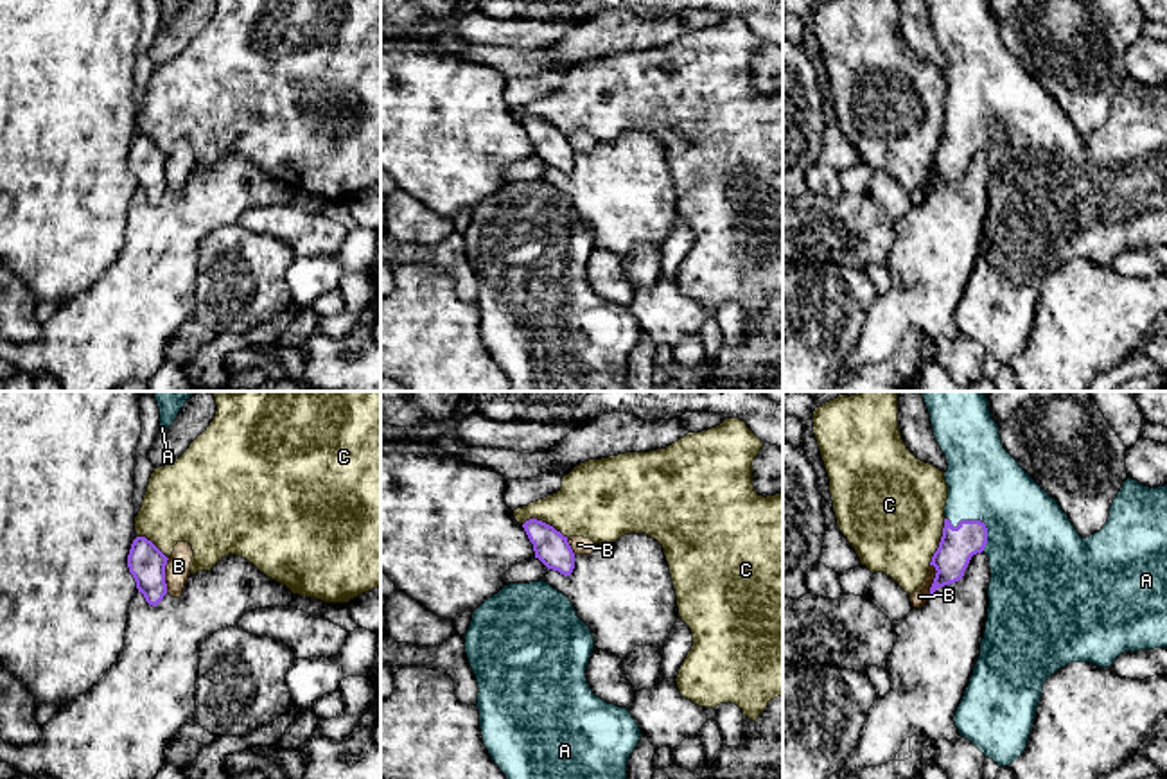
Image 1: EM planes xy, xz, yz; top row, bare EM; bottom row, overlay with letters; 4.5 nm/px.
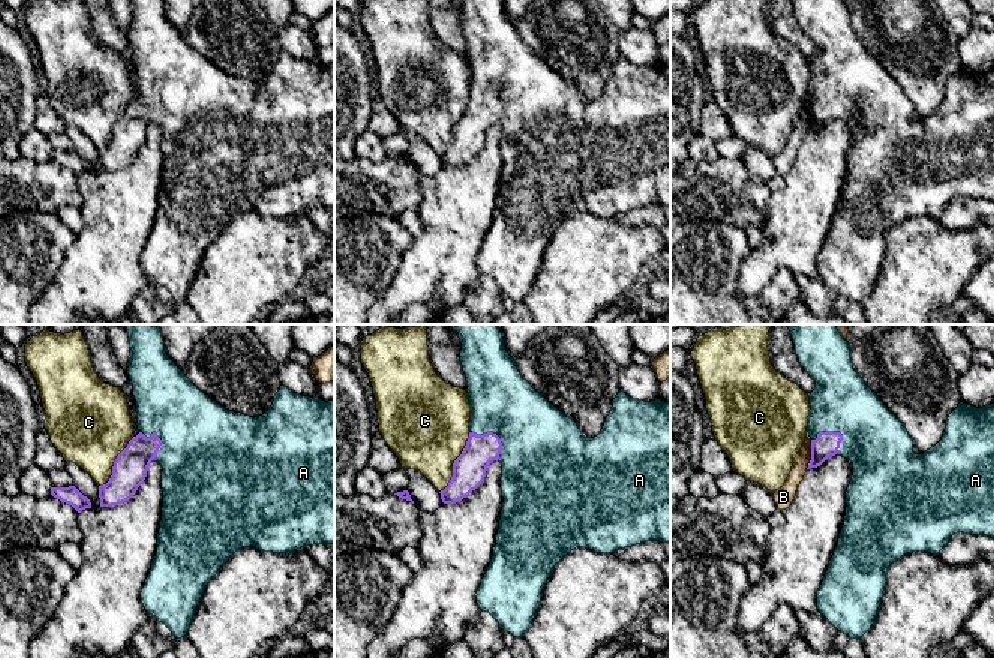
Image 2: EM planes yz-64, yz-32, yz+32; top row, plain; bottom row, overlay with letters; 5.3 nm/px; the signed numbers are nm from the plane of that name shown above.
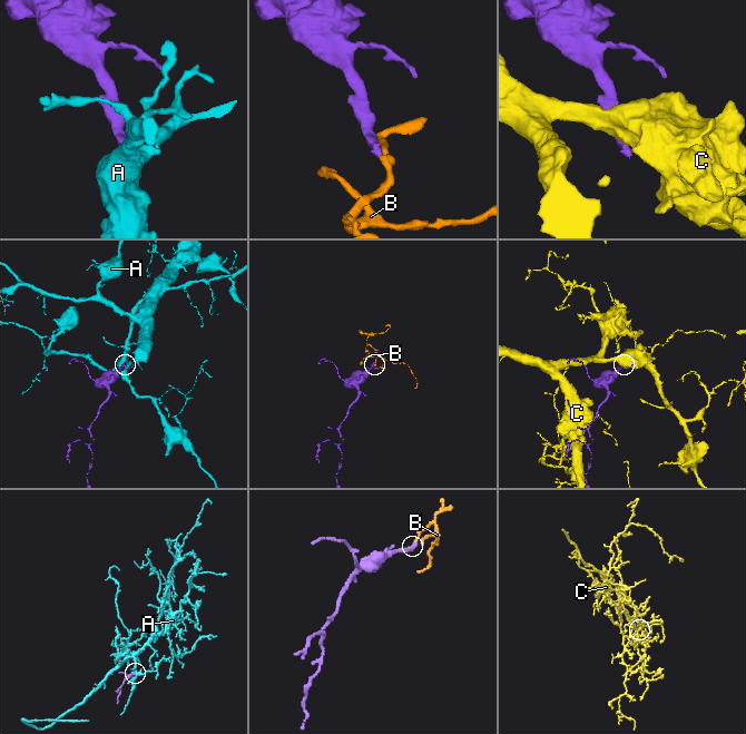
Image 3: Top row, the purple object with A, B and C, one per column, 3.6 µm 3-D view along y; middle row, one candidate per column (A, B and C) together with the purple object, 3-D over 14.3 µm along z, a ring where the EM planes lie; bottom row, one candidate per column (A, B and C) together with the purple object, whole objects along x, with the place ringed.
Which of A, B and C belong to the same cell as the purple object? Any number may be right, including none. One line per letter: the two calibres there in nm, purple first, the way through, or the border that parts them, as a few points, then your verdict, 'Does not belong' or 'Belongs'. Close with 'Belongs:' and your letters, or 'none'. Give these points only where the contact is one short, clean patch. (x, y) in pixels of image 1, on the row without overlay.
A: Thickness 160 nm (purple) against 380 nm. Path across: yz (957, 142), (977, 119), (1008, 119), (1029, 135). Belongs
B: Thickness 170 nm (purple) against 110 nm. Boundary: xy (169, 157), (166, 164), (166, 189). Does not belong
C: Thickness 160 nm (purple) against 460 nm. Does not belong
Belongs: A

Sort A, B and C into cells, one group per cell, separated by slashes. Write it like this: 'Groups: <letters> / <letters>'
Groups: A / B / C

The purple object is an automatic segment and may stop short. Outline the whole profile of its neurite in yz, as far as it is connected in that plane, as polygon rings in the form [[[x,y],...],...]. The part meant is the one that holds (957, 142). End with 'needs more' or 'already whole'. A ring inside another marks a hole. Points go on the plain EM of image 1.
[[[925,0],[930,11],[930,20],[934,34],[946,54],[948,68],[944,77],[948,83],[948,97],[944,104],[944,126],[937,149],[932,154],[930,163],[935,165],[935,176],[930,185],[930,194],[944,183],[955,181],[964,174],[964,169],[977,151],[986,151],[991,165],[991,179],[987,187],[989,206],[984,228],[984,237],[980,241],[980,253],[973,266],[973,275],[964,289],[964,294],[955,309],[953,319],[959,332],[970,337],[986,355],[993,357],[998,364],[1009,364],[1016,355],[1020,355],[1027,345],[1029,332],[1034,323],[1036,307],[1041,296],[1045,278],[1057,267],[1070,260],[1090,260],[1099,266],[1110,266],[1113,258],[1124,249],[1140,249],[1167,246],[1167,83],[1158,86],[1149,86],[1138,79],[1128,75],[1122,81],[1120,90],[1111,101],[1108,120],[1101,129],[1083,136],[1068,113],[1061,108],[1057,99],[1050,95],[1004,47],[998,22],[991,16],[987,0]]]; needs more

